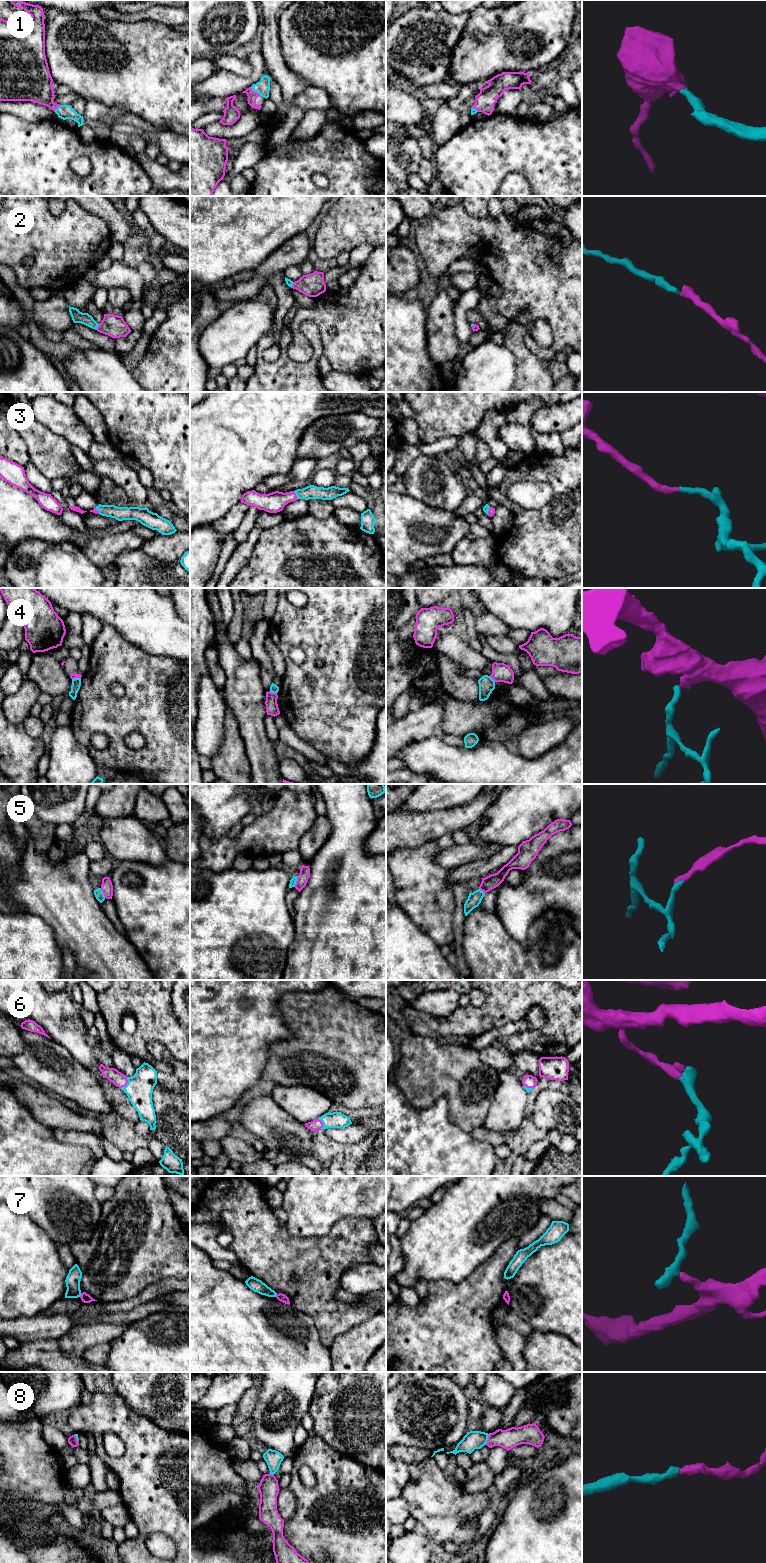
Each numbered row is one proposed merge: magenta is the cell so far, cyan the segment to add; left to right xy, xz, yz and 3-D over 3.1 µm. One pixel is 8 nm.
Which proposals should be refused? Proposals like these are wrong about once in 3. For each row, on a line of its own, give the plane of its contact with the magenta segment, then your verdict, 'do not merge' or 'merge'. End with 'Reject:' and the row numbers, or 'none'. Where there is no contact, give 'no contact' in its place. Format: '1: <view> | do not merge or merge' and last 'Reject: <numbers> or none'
1: xz | merge
2: xy | merge
3: xz | merge
4: xz | do not merge
5: xz | do not merge
6: xy | merge
7: xy | do not merge
8: yz | merge
Reject: 4, 5, 7

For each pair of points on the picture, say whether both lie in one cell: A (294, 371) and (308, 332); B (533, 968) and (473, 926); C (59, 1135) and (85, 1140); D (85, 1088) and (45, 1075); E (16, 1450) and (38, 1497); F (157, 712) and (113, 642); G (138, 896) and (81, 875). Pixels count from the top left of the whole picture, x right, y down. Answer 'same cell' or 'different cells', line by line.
A: same cell
B: same cell
C: same cell
D: same cell
E: same cell
F: same cell
G: different cells

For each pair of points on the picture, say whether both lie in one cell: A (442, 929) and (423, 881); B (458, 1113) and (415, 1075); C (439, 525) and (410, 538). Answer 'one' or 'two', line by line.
A: one
B: one
C: one

